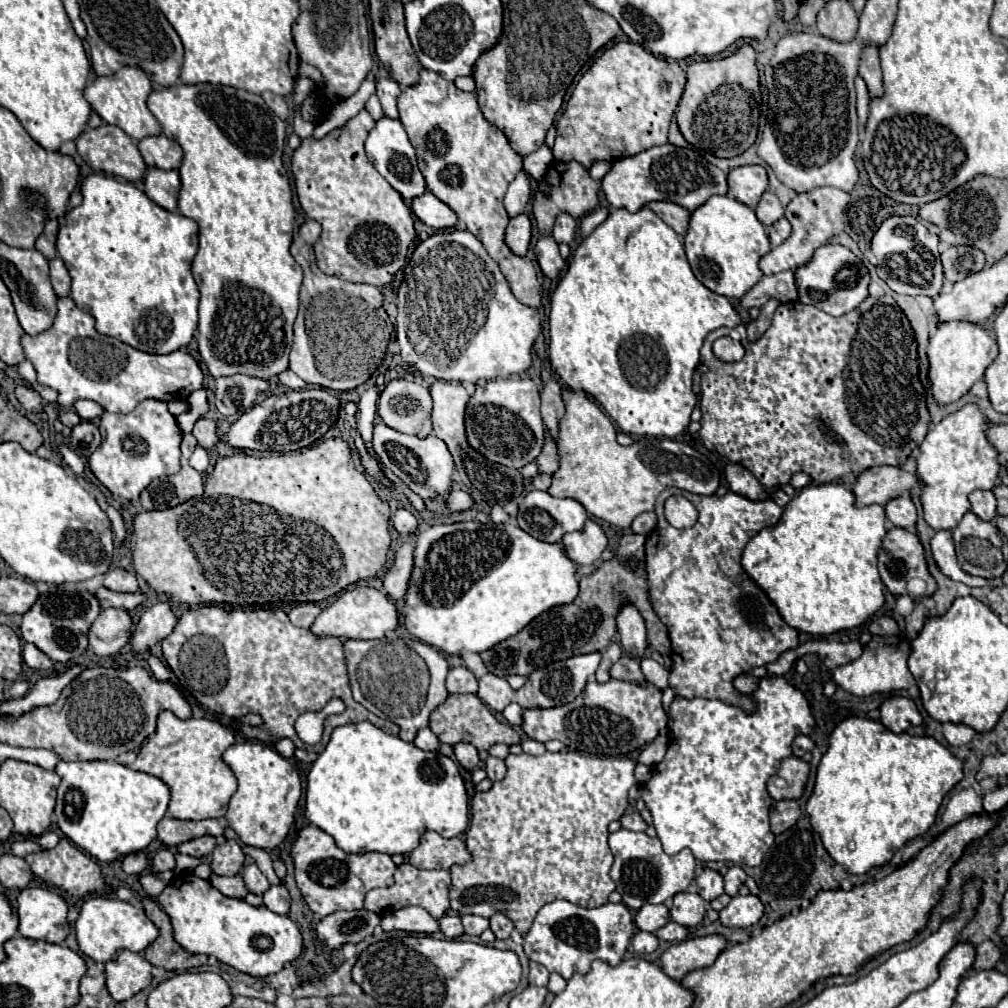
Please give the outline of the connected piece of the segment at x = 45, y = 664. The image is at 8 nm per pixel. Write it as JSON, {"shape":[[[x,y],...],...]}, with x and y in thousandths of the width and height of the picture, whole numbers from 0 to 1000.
{"shape":[[[26,638],[26,640],[24,640],[22,654],[24,654],[24,658],[26,658],[30,664],[46,666],[46,664],[52,662],[52,656],[48,654],[48,650],[44,650],[44,648],[42,648],[40,644],[36,644],[36,640],[32,640],[32,638]]]}

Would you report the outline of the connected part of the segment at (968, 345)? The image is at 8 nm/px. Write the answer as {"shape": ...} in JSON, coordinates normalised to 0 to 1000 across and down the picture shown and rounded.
{"shape":[[[937,318],[923,334],[921,358],[923,358],[923,376],[927,396],[933,400],[950,398],[962,384],[976,374],[978,364],[988,356],[990,342],[984,328],[978,328],[974,322],[962,318]]]}

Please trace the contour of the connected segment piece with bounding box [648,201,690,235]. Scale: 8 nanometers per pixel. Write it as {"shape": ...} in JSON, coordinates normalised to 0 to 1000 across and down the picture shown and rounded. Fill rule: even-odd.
{"shape":[[[647,199],[643,201],[643,205],[661,221],[665,223],[673,233],[681,233],[683,229],[683,217],[685,217],[685,211],[671,203],[671,201],[665,201],[665,199]]]}

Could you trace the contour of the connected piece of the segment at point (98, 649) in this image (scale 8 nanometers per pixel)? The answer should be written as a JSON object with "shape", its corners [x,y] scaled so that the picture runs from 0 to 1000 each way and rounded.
{"shape":[[[101,604],[89,620],[87,638],[95,650],[113,650],[129,634],[129,610],[123,604]]]}

